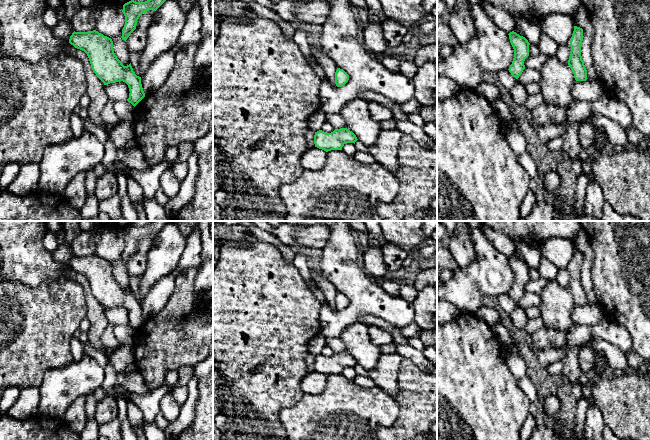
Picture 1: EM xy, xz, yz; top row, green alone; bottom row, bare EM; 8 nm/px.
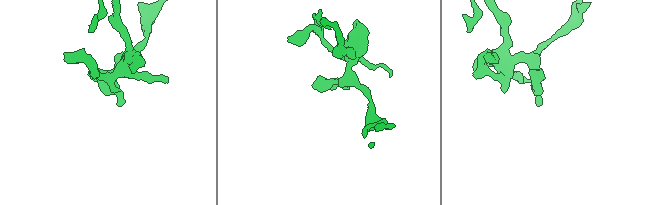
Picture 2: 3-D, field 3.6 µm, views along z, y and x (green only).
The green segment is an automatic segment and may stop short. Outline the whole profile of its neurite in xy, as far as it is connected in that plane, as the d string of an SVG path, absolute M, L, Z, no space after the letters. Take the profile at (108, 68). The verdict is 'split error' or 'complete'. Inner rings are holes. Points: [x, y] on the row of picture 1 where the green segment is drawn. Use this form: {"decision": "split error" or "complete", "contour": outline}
{"decision": "complete", "contour": "M96 30L74 31L70 36L69 43L87 54L93 72L104 85L125 82L130 91L127 101L134 107L145 97L141 77L135 74L131 63L124 66L122 61L117 58L111 38Z"}

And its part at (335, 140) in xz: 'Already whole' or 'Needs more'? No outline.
Already whole

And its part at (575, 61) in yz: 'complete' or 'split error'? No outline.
complete

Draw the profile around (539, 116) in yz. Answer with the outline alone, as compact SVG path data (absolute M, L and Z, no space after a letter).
M546 102L535 107L528 115L535 128L547 125L550 122L563 124L566 121L565 107Z

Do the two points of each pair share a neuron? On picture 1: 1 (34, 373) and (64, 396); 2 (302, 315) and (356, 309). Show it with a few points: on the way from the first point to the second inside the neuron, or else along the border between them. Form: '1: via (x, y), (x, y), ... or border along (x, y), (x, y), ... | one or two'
1: border along (62, 366), (56, 369), (49, 369), (38, 386) | two
2: border along (323, 304), (319, 313), (319, 333) | two

